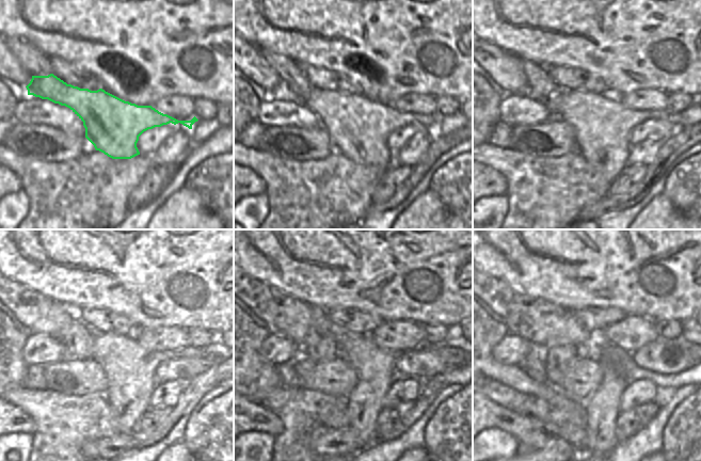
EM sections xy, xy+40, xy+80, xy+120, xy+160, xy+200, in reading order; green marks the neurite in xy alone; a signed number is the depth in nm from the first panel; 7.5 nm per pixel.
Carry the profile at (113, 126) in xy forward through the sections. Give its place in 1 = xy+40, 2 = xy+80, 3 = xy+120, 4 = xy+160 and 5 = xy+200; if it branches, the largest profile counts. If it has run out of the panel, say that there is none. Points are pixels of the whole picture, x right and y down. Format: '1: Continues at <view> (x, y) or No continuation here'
1: Continues at xy+40 (359, 128)
2: Continues at xy+80 (602, 125)
3: Continues at xy+120 (129, 368)
4: Continues at xy+160 (375, 367)
5: Continues at xy+200 (602, 407).

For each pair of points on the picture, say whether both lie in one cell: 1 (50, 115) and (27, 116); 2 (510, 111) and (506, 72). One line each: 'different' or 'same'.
1: same
2: different

